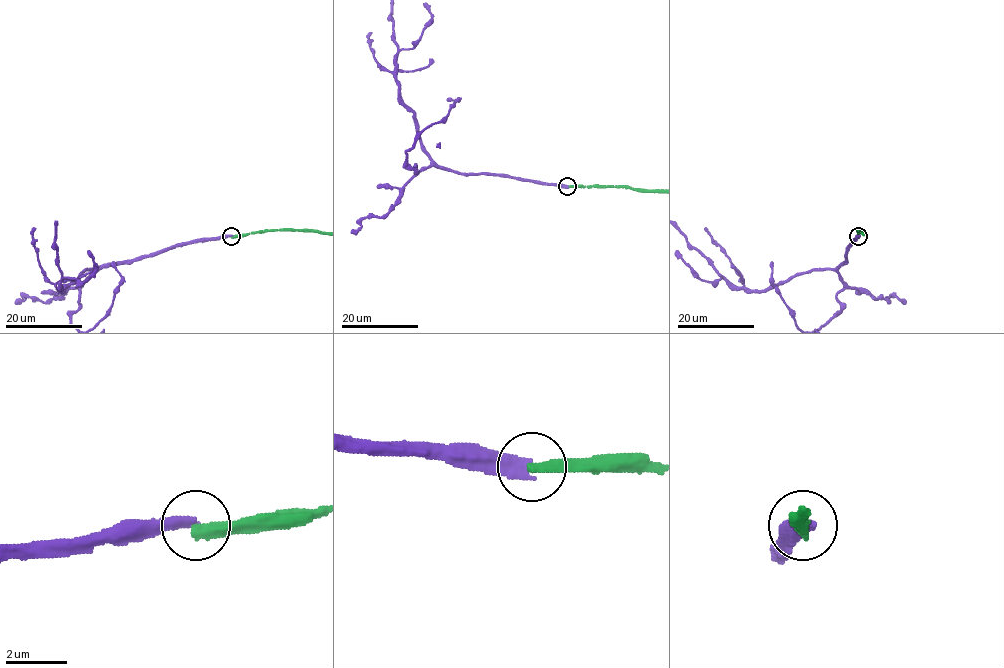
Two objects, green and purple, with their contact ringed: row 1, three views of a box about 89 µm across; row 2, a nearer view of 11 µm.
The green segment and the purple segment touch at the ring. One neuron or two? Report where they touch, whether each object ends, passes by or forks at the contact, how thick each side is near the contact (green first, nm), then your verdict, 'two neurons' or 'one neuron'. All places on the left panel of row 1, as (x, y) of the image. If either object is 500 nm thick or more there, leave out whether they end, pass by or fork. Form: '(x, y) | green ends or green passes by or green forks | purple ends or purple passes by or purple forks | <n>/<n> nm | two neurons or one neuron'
(231, 236) | green ends | purple ends | 380/400 nm | two neurons

